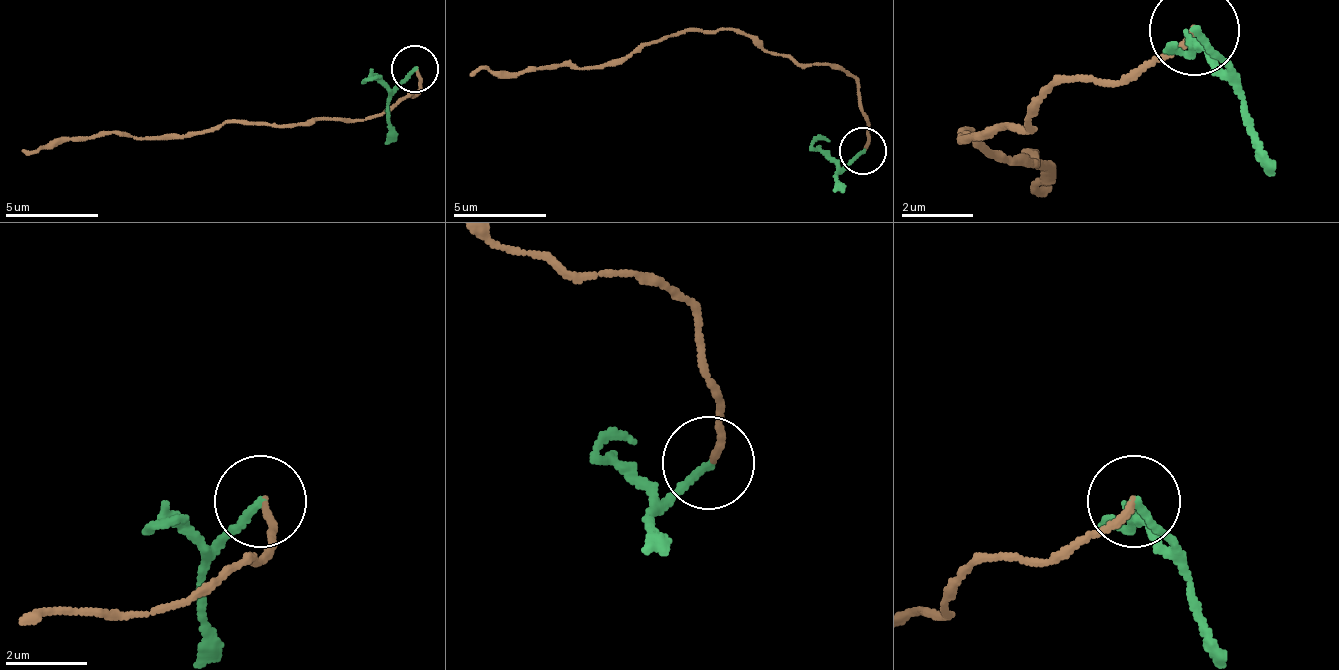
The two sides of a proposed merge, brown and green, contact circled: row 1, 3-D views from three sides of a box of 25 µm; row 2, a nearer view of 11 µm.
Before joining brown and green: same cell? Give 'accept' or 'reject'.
reject

